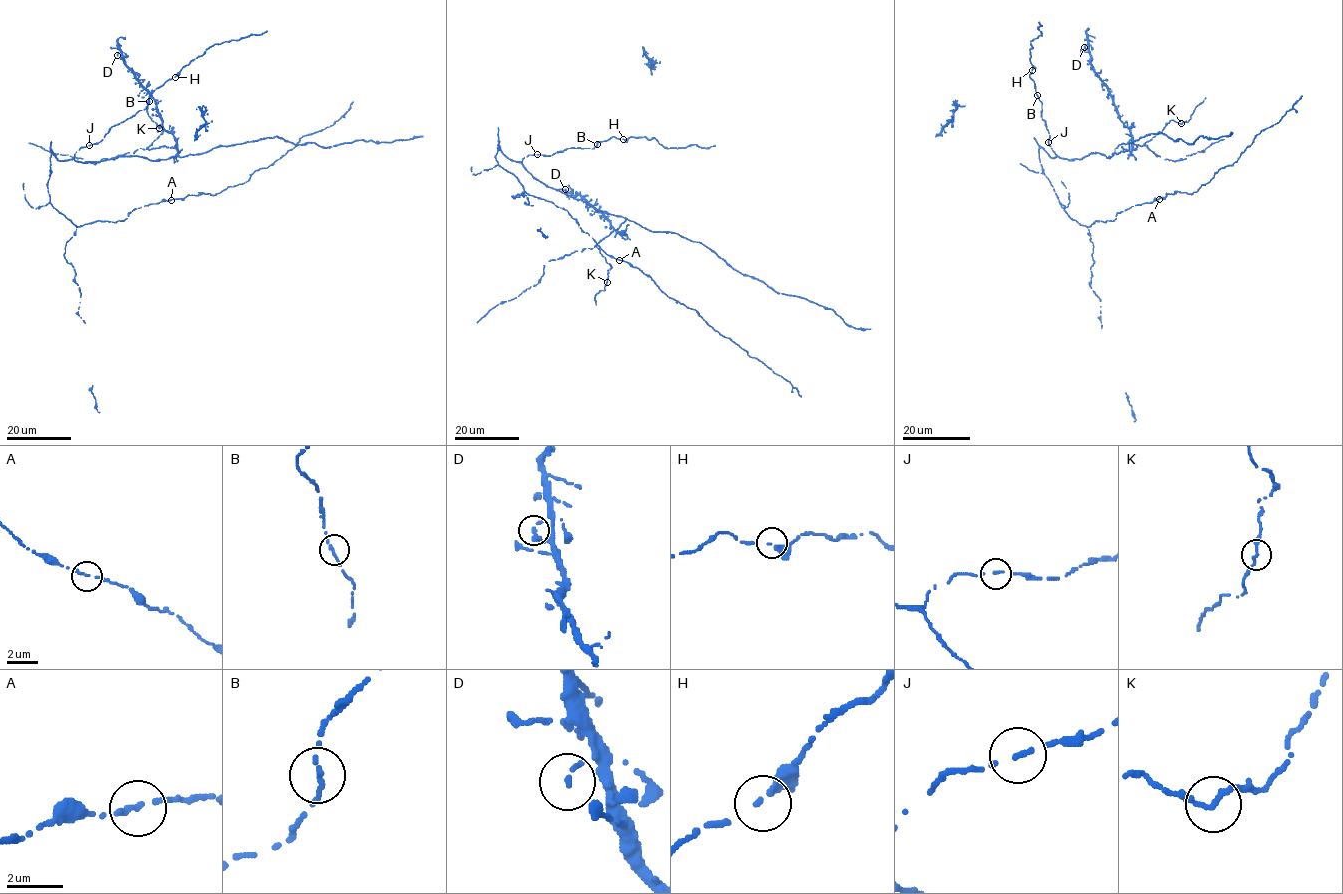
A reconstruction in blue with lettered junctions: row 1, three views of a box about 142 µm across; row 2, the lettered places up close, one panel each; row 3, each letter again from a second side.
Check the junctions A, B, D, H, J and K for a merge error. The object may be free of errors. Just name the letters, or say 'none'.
none

